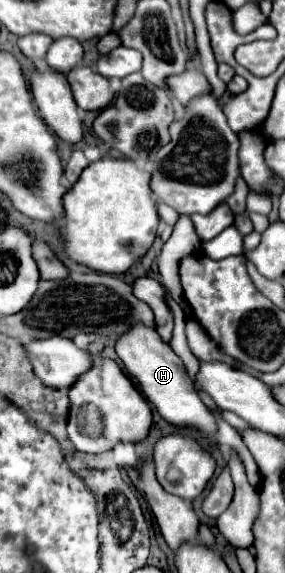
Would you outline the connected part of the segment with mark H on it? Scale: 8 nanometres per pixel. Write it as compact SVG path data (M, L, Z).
M136 325L136 329L128 329L128 333L124 333L124 337L118 337L116 341L116 355L124 363L126 371L134 379L138 379L140 389L146 395L146 399L156 407L156 411L168 423L192 425L192 427L202 429L210 437L214 437L216 423L210 409L198 397L198 391L194 389L190 375L186 375L186 367L182 359L170 349L168 343L160 341L154 329L148 329L146 325Z

